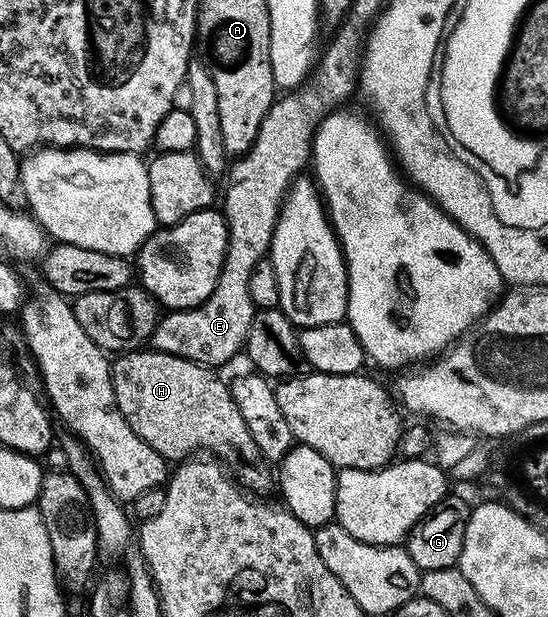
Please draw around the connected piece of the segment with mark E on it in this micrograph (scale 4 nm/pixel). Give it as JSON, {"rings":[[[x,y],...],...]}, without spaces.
{"rings":[[[244,154],[229,168],[231,185],[223,200],[221,211],[227,220],[227,253],[219,275],[219,285],[209,299],[197,308],[171,310],[156,324],[150,347],[157,352],[173,354],[198,364],[219,366],[227,364],[235,355],[244,351],[249,334],[249,322],[257,311],[249,294],[249,278],[253,266],[261,262],[271,251],[271,239],[283,208],[288,177],[275,172],[263,172],[255,154]]]}

